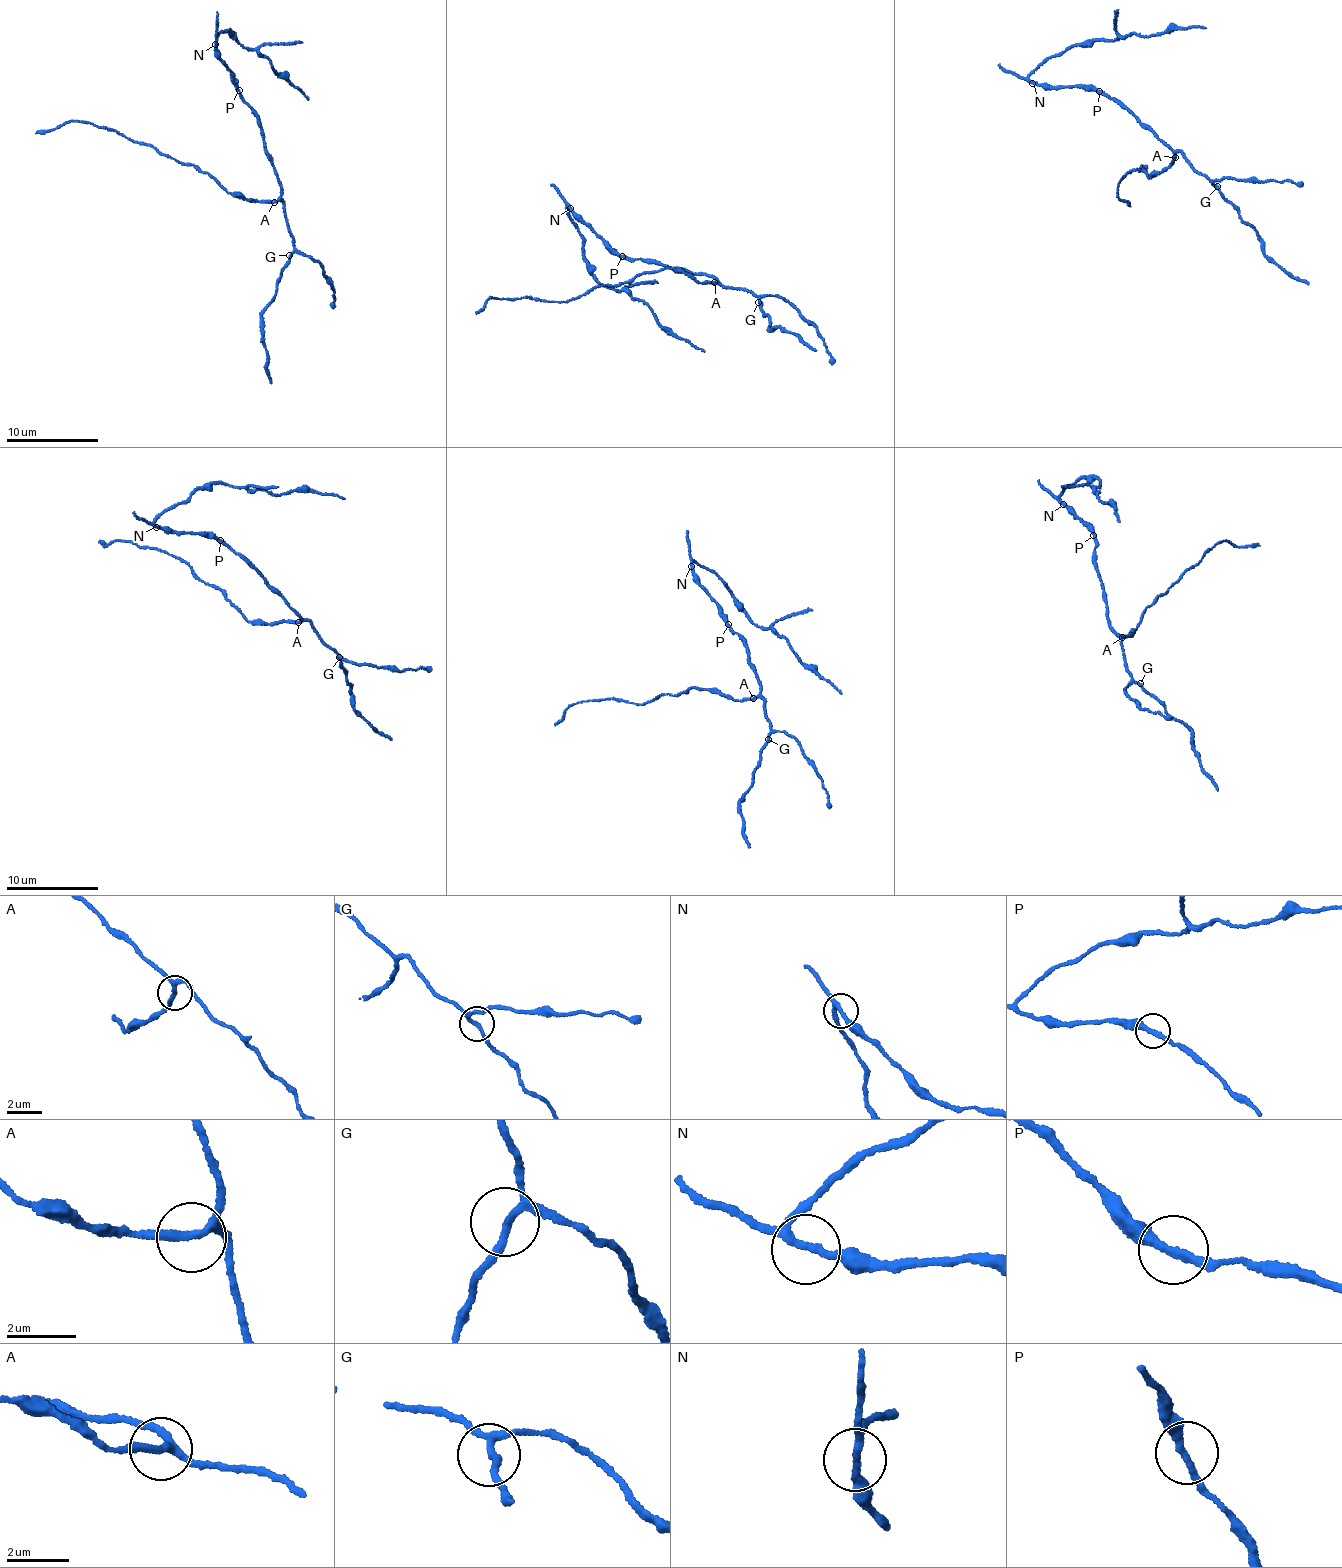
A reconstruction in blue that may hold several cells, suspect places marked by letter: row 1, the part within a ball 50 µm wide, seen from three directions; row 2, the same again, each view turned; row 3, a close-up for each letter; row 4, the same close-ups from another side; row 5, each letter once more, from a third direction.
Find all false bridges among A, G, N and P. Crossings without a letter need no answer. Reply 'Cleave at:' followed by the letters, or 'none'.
Cleave at: none

